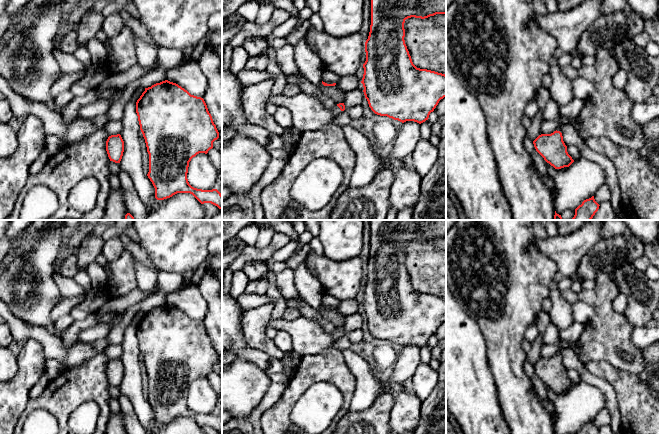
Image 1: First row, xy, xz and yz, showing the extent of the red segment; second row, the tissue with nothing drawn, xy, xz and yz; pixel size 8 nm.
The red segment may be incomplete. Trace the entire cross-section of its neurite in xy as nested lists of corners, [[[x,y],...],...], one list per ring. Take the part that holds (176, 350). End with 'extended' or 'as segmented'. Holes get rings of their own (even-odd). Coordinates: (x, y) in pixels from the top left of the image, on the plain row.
[[[165,304],[145,312],[145,315],[136,326],[136,337],[149,378],[149,396],[147,400],[155,412],[155,422],[164,424],[177,417],[190,417],[201,428],[211,427],[222,433],[222,418],[217,413],[197,413],[192,411],[187,403],[191,383],[199,377],[207,378],[213,372],[213,366],[219,362],[219,356],[204,323],[191,319],[176,307]]] | as segmented

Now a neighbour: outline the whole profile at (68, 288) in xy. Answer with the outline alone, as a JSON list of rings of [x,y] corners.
[[[54,273],[53,279],[62,298],[71,298],[87,293],[73,278],[64,277],[61,274]]]

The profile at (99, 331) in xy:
[[[97,324],[94,327],[89,327],[83,330],[79,335],[79,341],[88,343],[105,338],[110,332],[111,328],[107,324]]]

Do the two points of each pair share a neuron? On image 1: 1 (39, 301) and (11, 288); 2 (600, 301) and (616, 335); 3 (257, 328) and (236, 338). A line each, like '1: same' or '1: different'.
1: same
2: same
3: different

